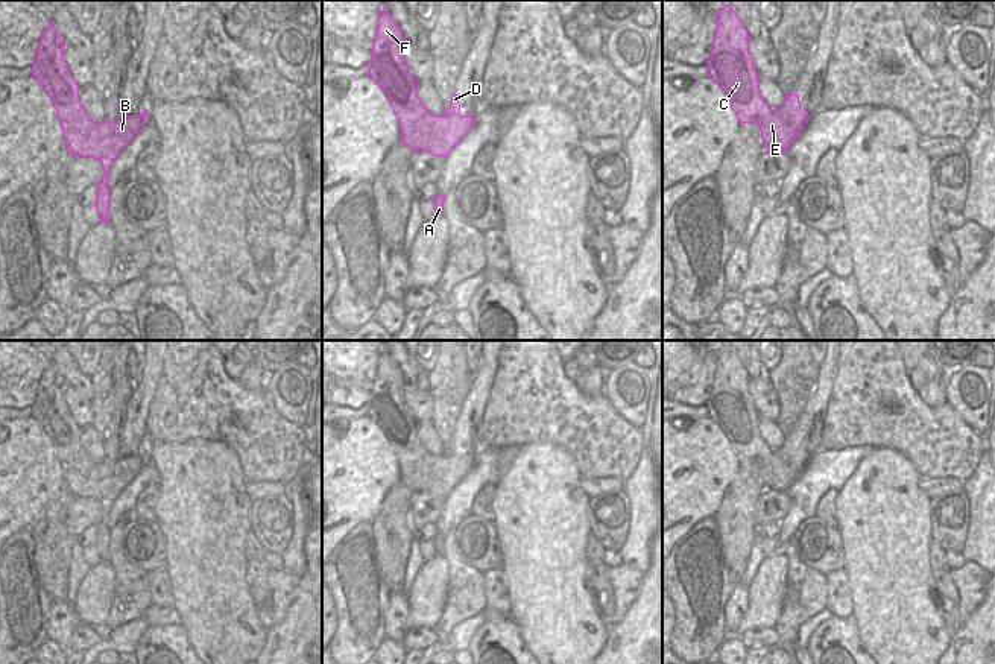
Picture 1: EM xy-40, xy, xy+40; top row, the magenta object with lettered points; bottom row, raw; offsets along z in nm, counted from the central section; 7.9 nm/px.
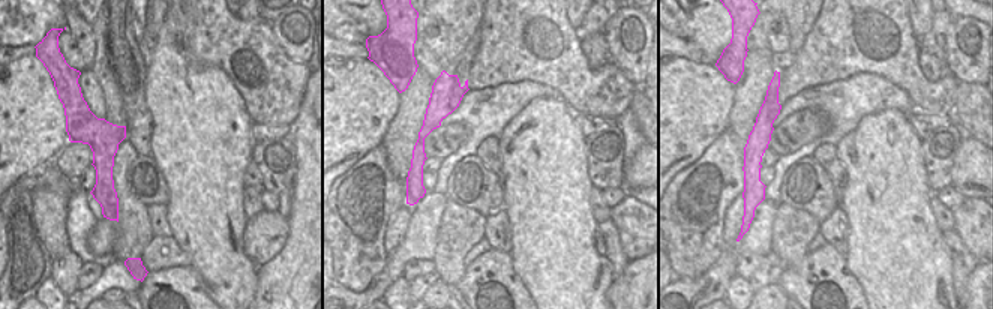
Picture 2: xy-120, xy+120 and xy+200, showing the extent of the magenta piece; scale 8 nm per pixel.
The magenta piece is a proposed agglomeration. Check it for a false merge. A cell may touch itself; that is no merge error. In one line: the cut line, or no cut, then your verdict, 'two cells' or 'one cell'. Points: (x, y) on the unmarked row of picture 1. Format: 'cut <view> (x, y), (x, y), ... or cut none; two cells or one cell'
cut xy+40 (777, 452), (799, 473); two cells

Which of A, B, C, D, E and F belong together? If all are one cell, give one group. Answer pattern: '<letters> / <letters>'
A B C E F / D

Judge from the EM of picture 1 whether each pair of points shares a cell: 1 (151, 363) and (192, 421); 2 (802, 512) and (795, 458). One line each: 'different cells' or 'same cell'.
1: different cells
2: different cells

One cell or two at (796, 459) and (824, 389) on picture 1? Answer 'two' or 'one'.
one

